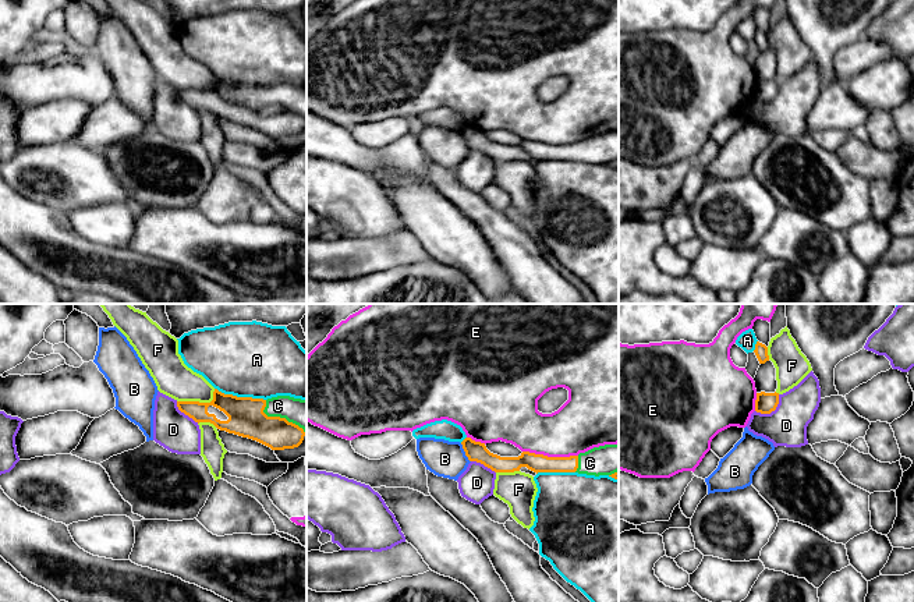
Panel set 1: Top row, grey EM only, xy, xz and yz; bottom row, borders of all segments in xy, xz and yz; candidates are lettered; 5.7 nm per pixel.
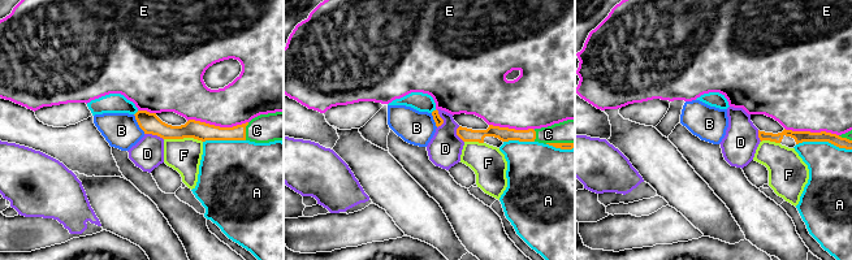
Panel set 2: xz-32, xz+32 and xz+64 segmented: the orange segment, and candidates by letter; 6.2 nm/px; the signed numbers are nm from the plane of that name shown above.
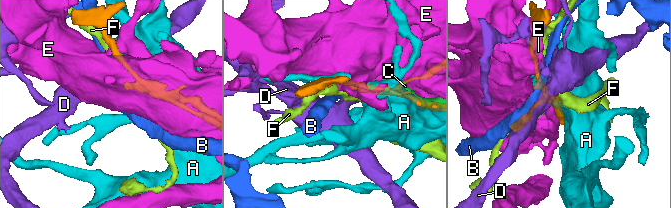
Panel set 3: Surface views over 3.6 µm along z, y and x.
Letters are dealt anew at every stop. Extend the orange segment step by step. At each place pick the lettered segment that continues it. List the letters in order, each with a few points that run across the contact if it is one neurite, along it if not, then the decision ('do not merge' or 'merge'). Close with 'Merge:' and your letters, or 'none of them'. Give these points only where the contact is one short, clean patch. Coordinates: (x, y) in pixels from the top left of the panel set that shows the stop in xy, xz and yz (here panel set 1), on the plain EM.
A: do not merge
B: line xz (460, 131), (470, 149); do not merge
C: do not merge
D: line yz (779, 82), (779, 91), (773, 98), (769, 101), (755, 99); do not merge
E: do not merge
F: do not merge
Merge: none of them

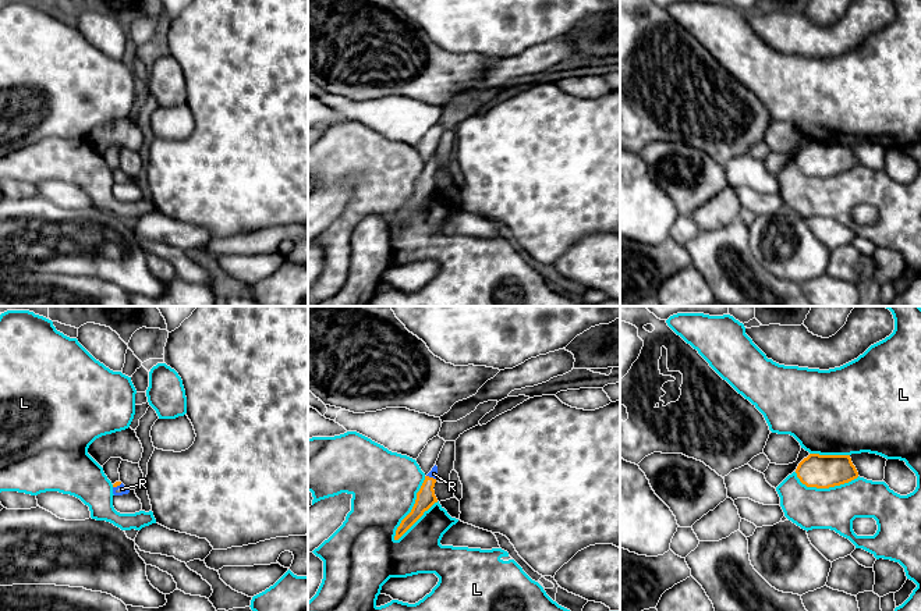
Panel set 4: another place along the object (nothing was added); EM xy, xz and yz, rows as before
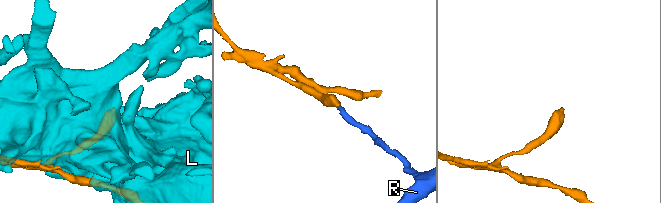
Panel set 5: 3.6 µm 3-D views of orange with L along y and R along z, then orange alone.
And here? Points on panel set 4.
L: do not merge
R: line xz (425, 185), (431, 166), (434, 162); merge
Merge: R

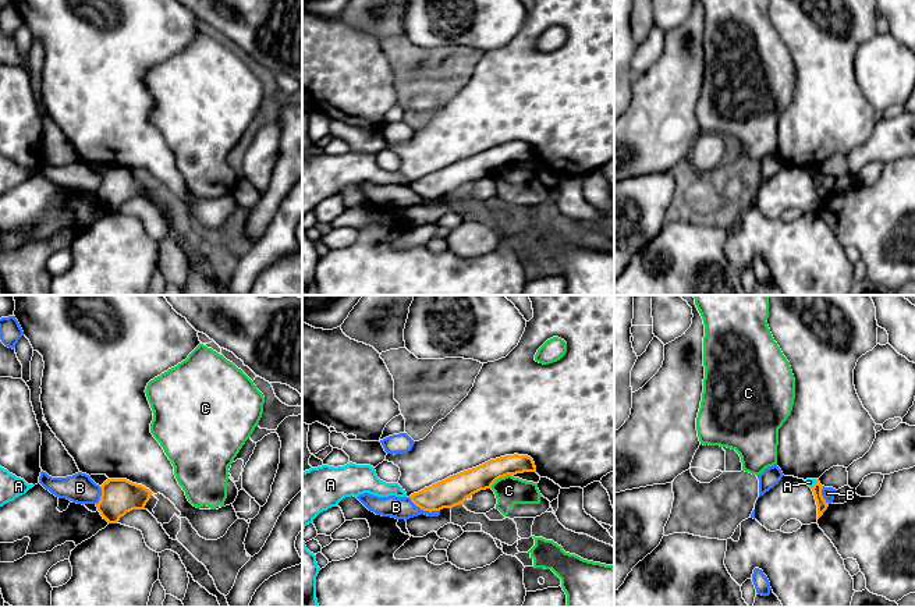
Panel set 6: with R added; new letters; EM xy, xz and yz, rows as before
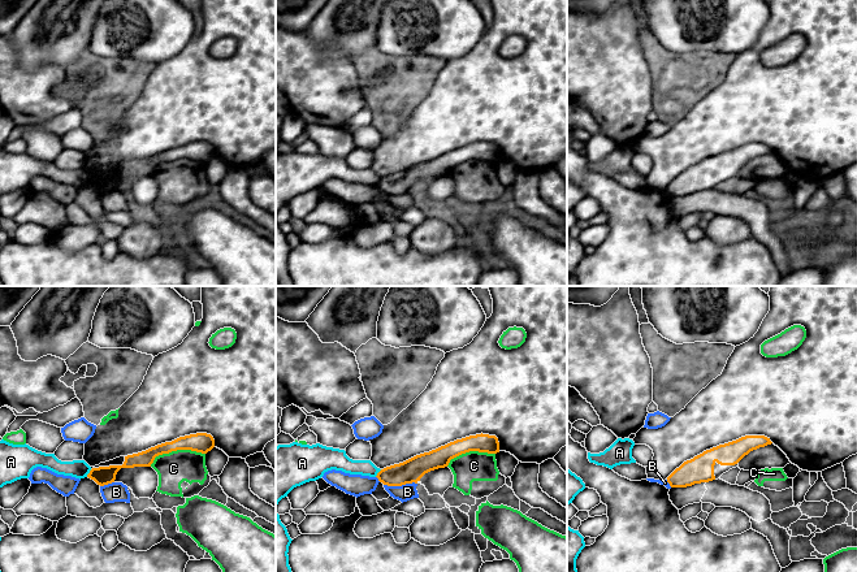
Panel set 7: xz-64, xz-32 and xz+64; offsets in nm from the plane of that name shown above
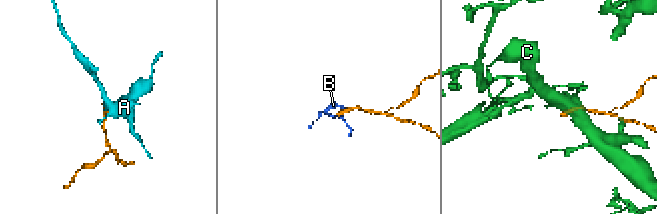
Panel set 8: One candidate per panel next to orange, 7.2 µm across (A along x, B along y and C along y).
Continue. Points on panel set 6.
A: line yz (818, 167), (811, 176); do not merge
B: line xz (408, 185), (424, 198), (439, 199); do not merge
C: do not merge
Merge: none of them

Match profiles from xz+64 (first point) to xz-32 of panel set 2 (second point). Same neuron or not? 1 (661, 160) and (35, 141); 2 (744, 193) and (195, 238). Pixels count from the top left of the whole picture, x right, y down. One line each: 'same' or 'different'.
1: different
2: same

